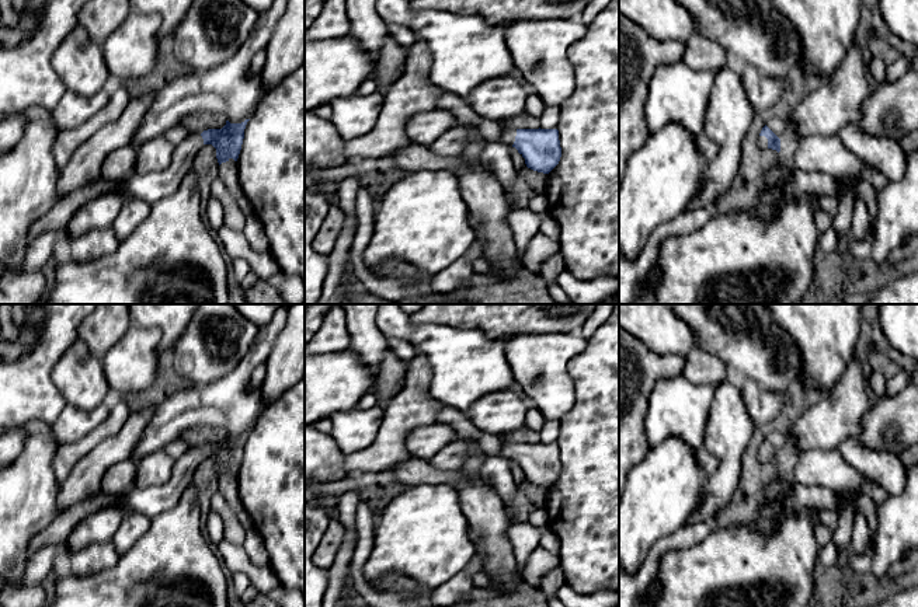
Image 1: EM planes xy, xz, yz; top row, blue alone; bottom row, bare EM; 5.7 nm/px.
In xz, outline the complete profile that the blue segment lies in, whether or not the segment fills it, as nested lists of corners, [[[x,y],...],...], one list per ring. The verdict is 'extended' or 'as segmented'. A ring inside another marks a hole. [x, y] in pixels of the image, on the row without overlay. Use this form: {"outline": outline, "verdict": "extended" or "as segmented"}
{"outline": [[[510,443],[501,444],[501,456],[515,461],[528,482],[549,488],[560,475],[561,461],[557,443]]], "verdict": "extended"}

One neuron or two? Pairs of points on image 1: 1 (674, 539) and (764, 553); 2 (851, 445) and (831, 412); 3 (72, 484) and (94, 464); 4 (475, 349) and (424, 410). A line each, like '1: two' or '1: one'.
1: two
2: two
3: one
4: two

